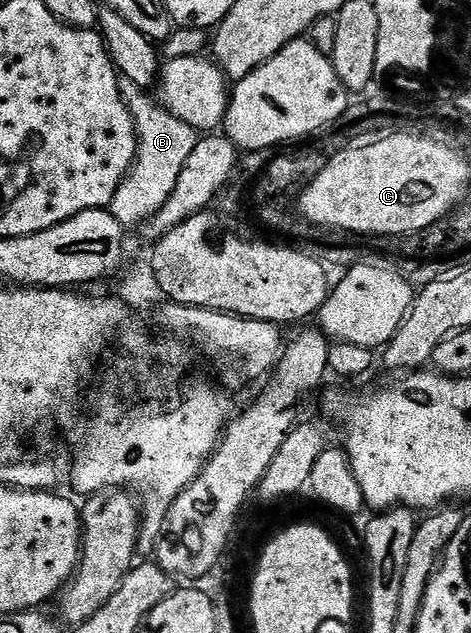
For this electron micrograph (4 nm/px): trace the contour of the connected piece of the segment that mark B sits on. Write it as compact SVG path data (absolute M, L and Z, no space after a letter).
M119 74L117 89L121 93L122 101L129 107L131 118L134 119L138 151L135 164L114 193L109 211L124 227L139 224L142 226L155 216L176 189L177 179L180 178L186 160L193 153L199 134L160 105L148 90L134 83L129 76Z

